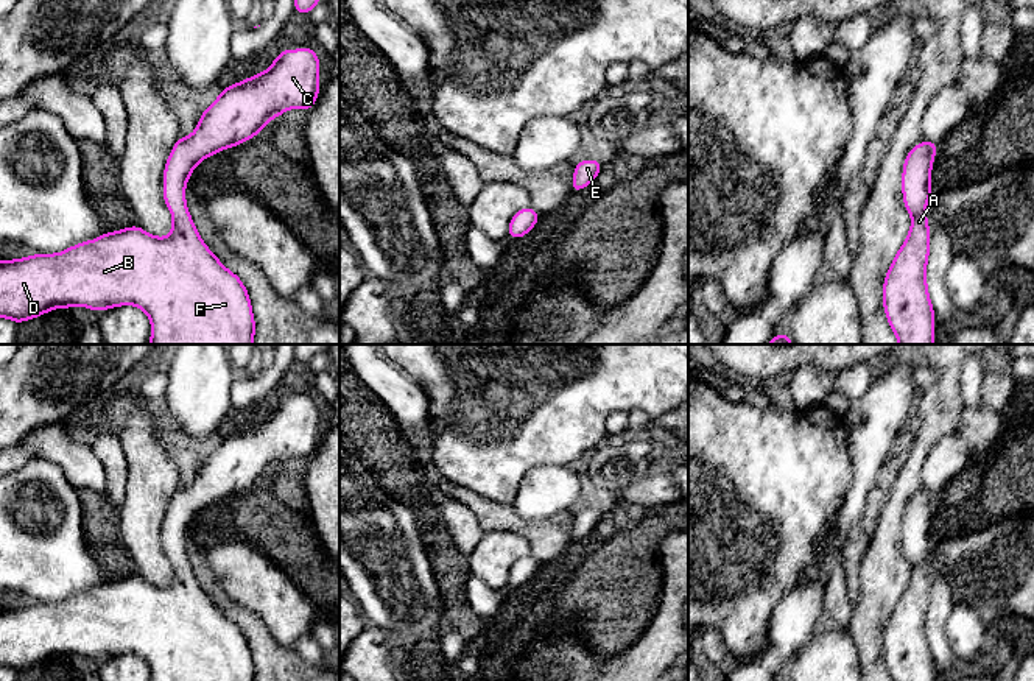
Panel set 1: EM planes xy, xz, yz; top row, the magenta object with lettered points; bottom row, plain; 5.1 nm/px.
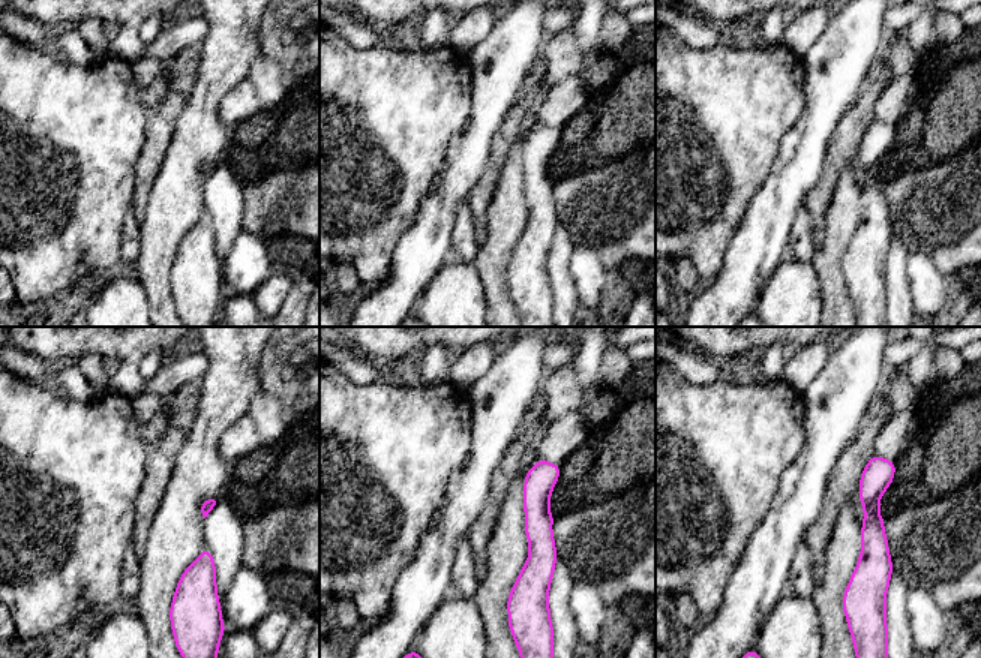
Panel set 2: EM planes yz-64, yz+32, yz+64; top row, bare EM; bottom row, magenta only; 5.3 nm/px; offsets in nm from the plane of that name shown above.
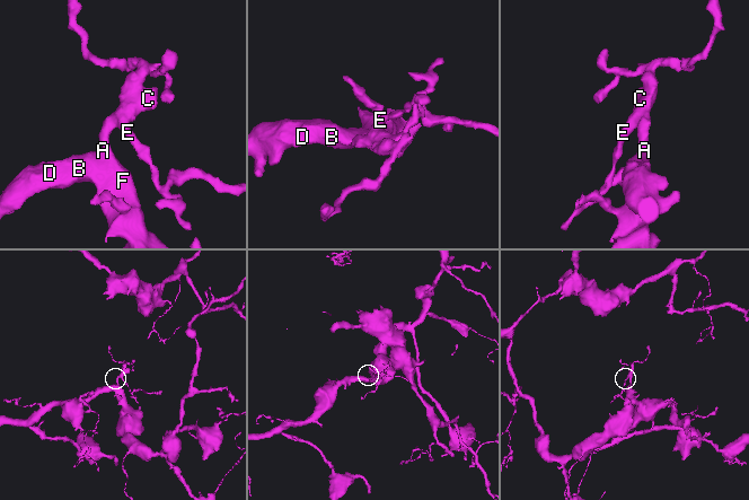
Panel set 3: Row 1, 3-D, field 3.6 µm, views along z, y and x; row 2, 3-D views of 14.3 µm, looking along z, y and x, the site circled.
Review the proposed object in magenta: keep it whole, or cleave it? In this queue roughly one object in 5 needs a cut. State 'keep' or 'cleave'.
keep

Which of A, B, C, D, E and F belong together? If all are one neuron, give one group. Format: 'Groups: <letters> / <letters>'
Groups: A B C D E F

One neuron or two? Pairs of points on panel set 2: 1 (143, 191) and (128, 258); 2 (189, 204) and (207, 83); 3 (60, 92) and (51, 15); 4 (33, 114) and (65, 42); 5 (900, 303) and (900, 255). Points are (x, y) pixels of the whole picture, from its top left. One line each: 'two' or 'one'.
1: two
2: one
3: two
4: two
5: one

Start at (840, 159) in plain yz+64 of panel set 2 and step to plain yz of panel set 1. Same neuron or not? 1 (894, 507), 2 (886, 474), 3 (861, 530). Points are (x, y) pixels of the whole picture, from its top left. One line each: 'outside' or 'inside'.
1: outside
2: inside
3: inside

